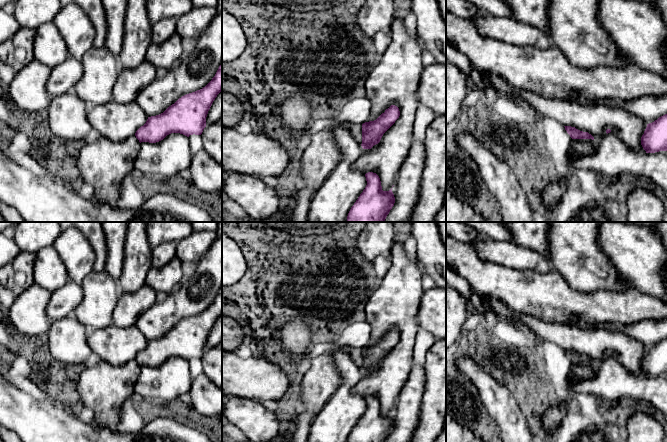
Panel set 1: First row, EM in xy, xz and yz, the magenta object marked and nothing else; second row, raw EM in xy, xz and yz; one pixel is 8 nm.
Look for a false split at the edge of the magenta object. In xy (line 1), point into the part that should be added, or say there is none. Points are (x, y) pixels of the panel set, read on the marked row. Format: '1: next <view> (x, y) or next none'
1: next none

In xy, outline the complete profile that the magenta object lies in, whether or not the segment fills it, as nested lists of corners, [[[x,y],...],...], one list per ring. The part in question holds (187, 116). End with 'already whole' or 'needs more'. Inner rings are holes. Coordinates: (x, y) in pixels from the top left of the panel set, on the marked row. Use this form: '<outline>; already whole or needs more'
[[[222,63],[205,87],[182,96],[163,113],[148,117],[146,123],[136,131],[136,138],[140,143],[156,143],[171,133],[187,137],[201,135],[206,127],[208,111],[221,91]]]; already whole

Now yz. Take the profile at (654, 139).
[[[667,114],[647,124],[641,145],[646,153],[667,151]]]; already whole

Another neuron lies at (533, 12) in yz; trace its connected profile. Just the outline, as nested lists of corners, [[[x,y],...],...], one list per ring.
[[[505,0],[512,9],[512,18],[535,26],[551,37],[548,25],[548,0]]]

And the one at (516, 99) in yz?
[[[508,96],[512,101],[521,106],[529,115],[535,116],[541,122],[544,117],[534,110],[525,100],[521,99],[518,96]]]

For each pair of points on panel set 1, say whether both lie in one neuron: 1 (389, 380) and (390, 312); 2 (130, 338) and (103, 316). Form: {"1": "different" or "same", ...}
{"1": "same", "2": "different"}

